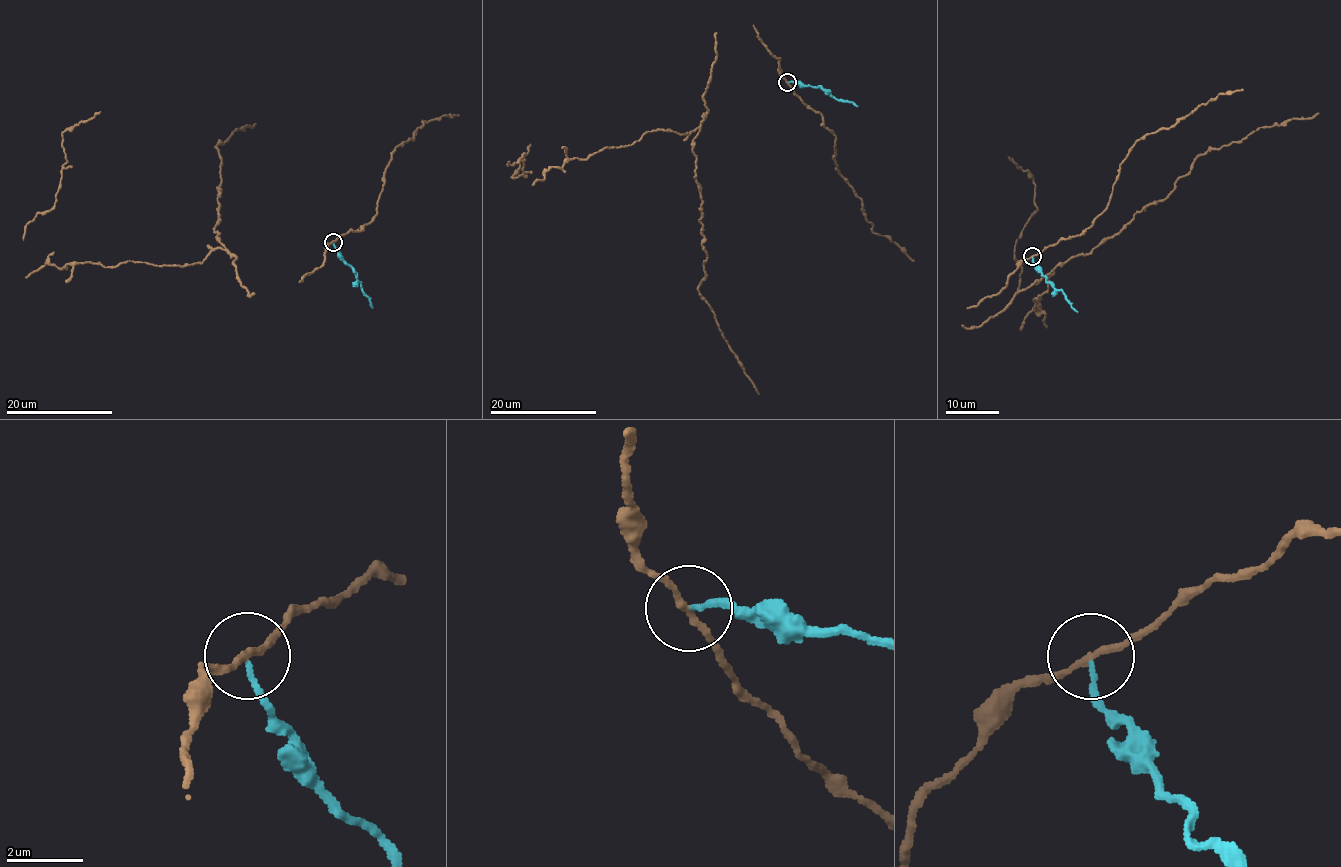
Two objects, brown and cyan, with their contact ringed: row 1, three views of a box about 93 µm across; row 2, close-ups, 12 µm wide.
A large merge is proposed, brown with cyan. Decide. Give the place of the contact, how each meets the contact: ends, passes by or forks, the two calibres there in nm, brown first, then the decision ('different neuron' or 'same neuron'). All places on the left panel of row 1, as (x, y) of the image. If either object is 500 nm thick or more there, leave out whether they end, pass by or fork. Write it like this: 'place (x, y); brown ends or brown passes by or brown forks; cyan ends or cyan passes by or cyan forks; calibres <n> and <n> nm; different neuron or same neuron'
place (333, 242); brown passes by; cyan ends; calibres 160 and 120 nm; different neuron

